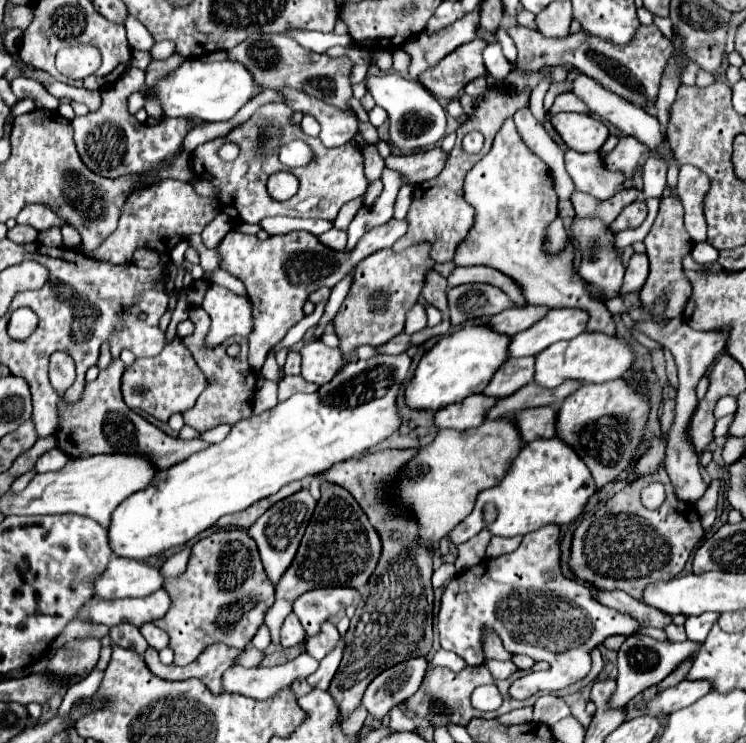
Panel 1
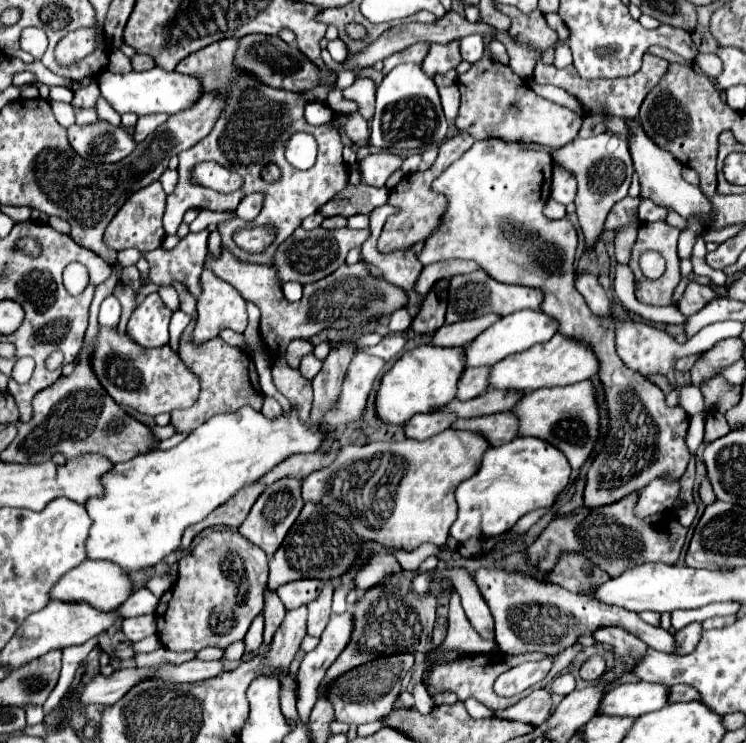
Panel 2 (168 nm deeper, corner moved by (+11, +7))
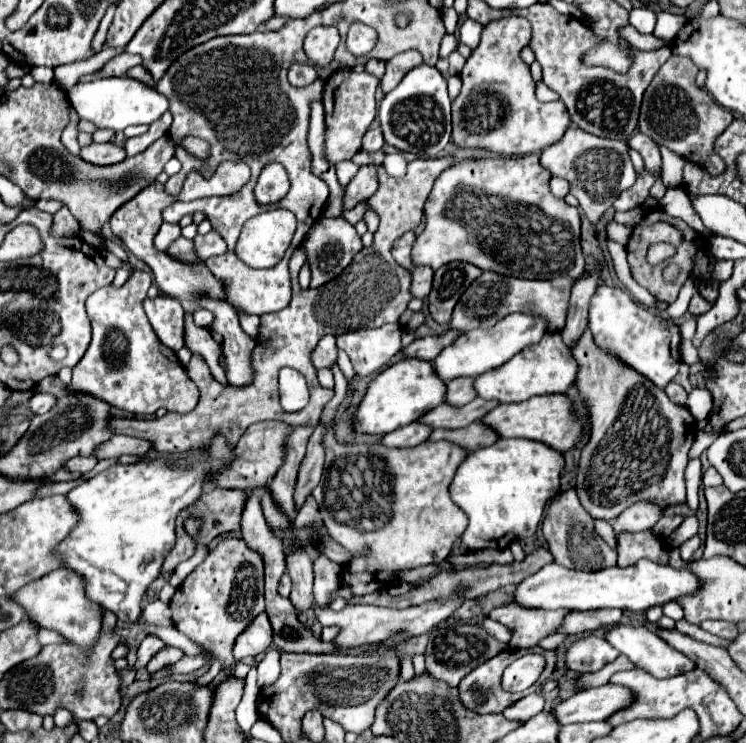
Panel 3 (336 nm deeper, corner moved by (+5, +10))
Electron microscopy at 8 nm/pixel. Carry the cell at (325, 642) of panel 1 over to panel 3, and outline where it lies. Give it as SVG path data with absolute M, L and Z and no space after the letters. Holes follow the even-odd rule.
M320 554L314 558L314 598L320 606L328 604L328 594L340 588L342 566Z

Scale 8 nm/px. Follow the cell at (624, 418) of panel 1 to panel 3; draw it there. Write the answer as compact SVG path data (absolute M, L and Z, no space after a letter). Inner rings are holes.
M534 396L534 400L526 400L526 404L502 404L490 410L480 422L492 428L500 438L528 438L542 442L554 450L566 452L580 438L582 426L572 414L572 404L568 396Z

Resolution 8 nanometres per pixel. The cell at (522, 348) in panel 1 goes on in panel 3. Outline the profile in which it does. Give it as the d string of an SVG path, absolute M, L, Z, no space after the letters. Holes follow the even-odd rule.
M510 314L502 322L498 322L496 328L488 328L488 330L478 328L478 330L470 330L466 334L460 334L458 340L454 340L450 346L446 346L432 360L432 368L434 368L434 374L442 382L462 378L462 376L476 378L482 372L488 372L490 368L502 366L506 360L510 360L522 348L538 344L544 334L546 334L546 320L544 318L528 316L528 314Z

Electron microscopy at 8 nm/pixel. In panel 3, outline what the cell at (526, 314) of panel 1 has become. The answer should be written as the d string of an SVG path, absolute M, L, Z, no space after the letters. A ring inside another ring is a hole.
M446 330L440 336L426 336L426 338L418 338L412 344L408 344L406 348L402 348L402 354L406 358L418 358L418 360L434 360L434 356L438 356L438 352L442 352L442 348L446 348L446 344L450 344L450 340L456 340L460 336L458 330Z

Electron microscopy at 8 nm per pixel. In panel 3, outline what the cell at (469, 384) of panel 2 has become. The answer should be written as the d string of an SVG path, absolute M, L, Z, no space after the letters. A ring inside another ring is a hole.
M450 380L446 384L446 404L464 406L474 398L474 380Z

